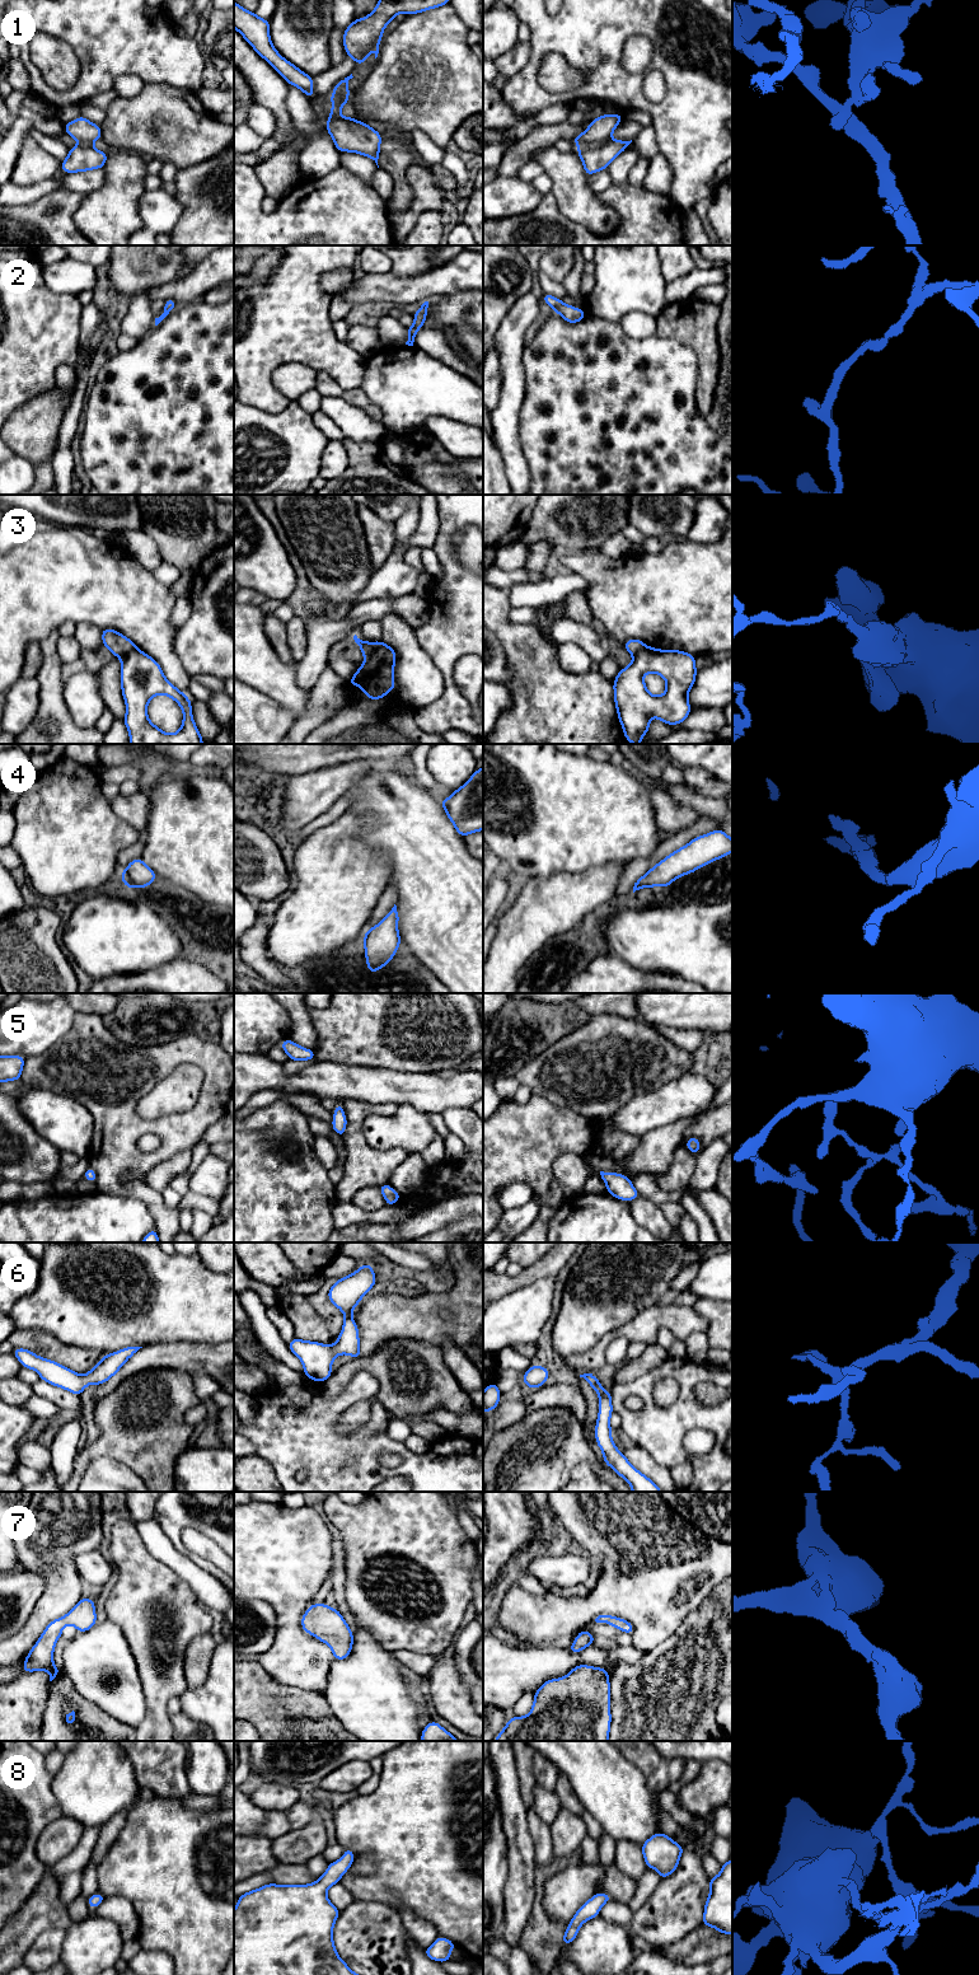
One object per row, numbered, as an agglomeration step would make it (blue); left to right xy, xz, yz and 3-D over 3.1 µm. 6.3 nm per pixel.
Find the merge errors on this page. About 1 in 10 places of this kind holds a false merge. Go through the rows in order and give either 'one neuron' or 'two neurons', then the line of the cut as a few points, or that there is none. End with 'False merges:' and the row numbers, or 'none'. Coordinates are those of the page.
1: one neuron; cut none
2: one neuron; cut none
3: two neurons; cut xz (384, 644), (365, 659)
4: one neuron; cut none
5: one neuron; cut none
6: one neuron; cut none
7: one neuron; cut none
8: one neuron; cut none
False merges: 3

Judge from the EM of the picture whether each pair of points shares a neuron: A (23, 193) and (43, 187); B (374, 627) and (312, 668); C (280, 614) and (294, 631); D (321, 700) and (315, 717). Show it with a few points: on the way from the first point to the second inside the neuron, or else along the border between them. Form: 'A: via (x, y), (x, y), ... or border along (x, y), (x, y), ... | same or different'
A: via (28, 193), (38, 190) | same
B: border along (379, 619), (368, 619), (361, 626) | different
C: border along (295, 616), (286, 623) | different
D: via (321, 703), (317, 714) | same

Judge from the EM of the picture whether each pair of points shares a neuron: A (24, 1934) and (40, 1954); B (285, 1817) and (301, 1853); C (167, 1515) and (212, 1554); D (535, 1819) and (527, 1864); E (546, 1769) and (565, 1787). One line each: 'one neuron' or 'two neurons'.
A: two neurons
B: one neuron
C: two neurons
D: two neurons
E: two neurons

